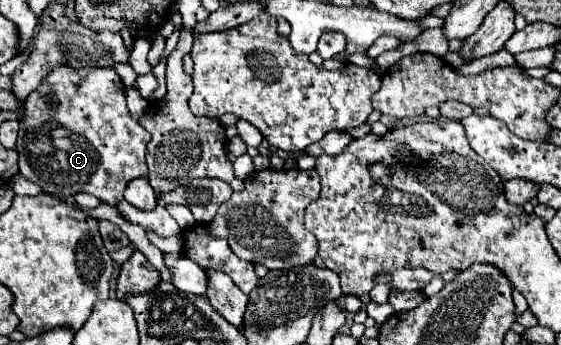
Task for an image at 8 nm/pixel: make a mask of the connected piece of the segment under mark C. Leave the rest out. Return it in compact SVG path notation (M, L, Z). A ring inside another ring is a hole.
M58 65L40 83L40 89L32 91L24 101L24 117L20 119L20 131L16 149L20 153L20 173L42 187L42 191L70 199L76 193L90 193L108 205L118 205L124 201L124 189L128 181L136 177L146 177L146 145L150 135L130 117L126 107L126 91L120 75L114 67L82 67L72 69L68 65ZM44 123L58 123L68 131L42 131Z

